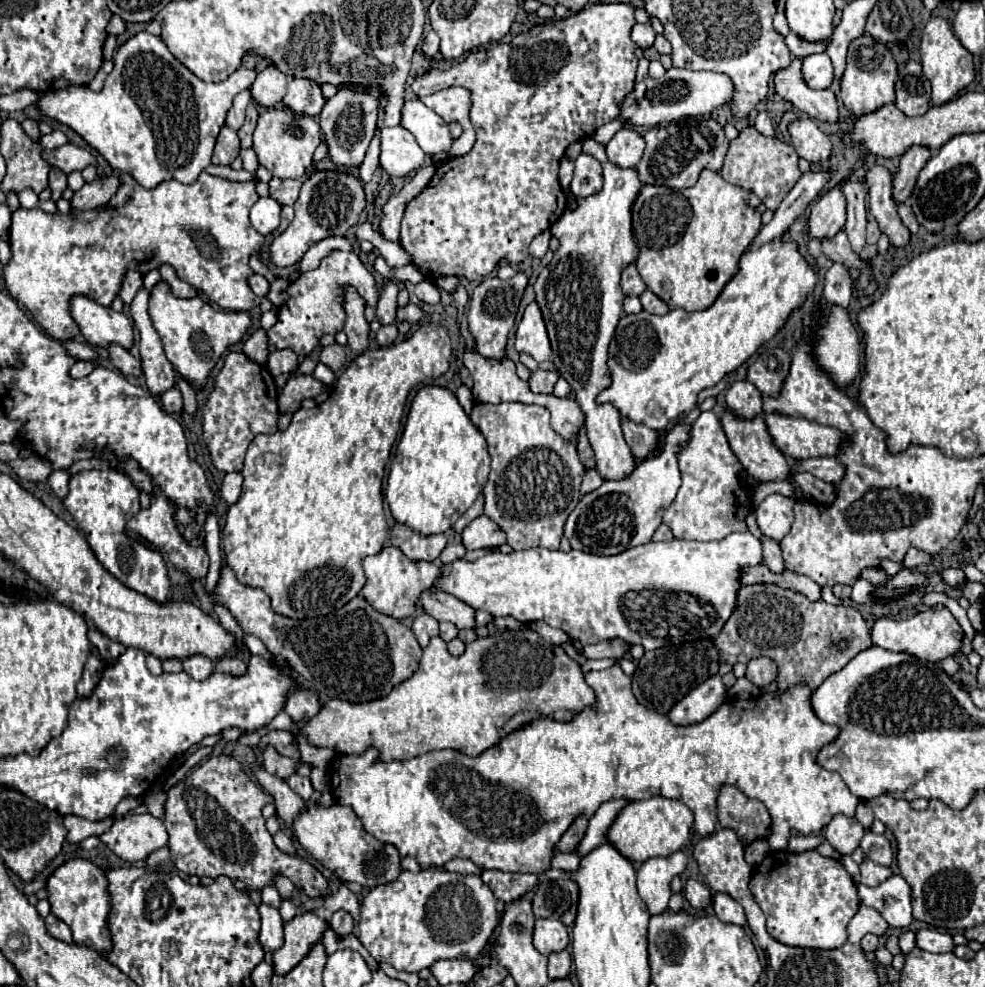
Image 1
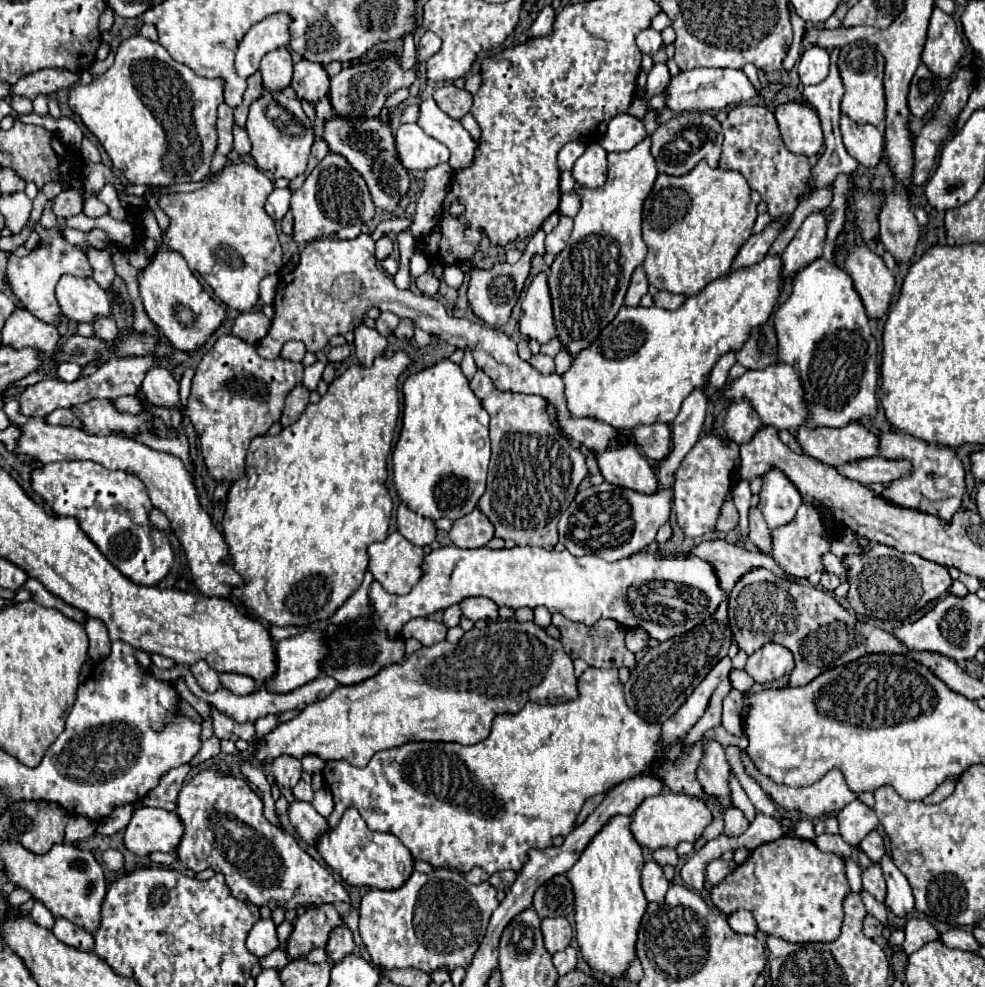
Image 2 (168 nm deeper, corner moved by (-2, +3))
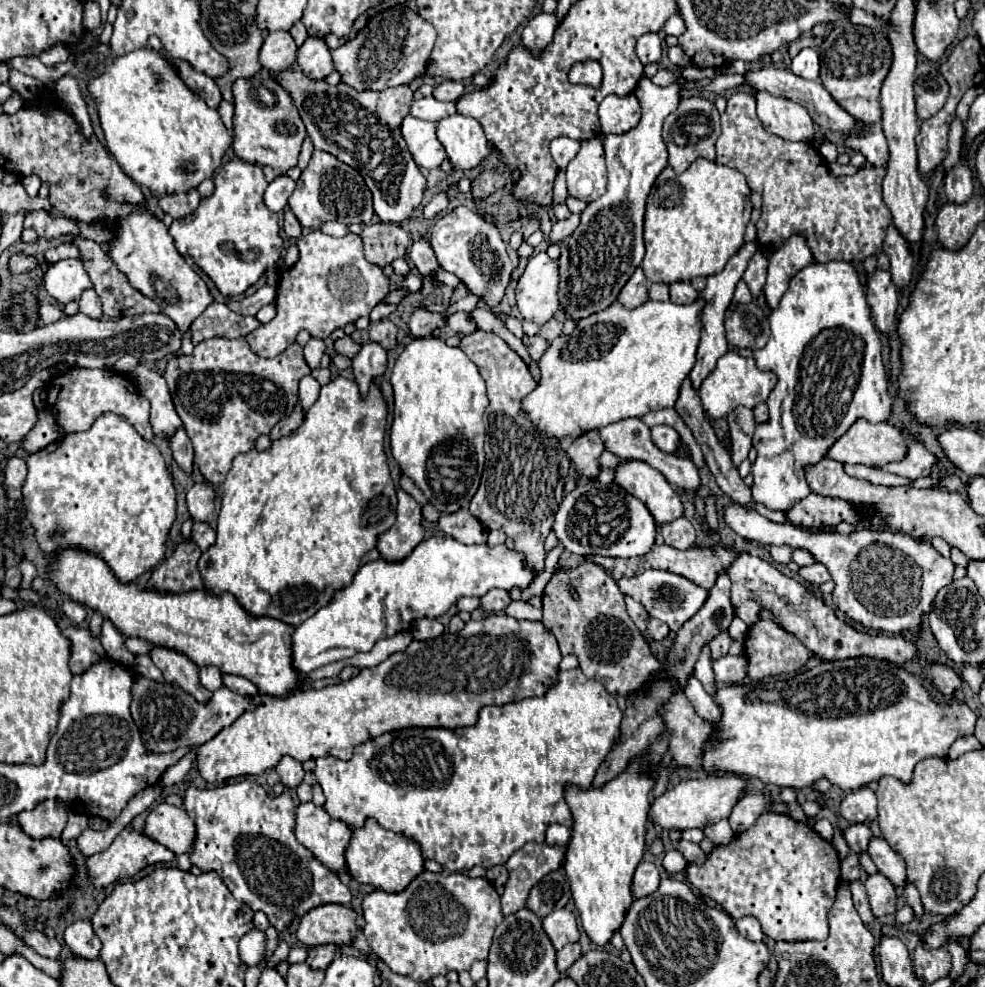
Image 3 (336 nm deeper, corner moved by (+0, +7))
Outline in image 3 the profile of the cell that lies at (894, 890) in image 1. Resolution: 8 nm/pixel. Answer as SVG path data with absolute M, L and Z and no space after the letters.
M871 838L867 854L879 868L883 876L887 876L895 886L905 886L905 860L899 852L895 852L885 838Z

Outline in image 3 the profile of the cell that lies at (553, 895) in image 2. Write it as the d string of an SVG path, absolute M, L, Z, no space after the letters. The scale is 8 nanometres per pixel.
M563 868L549 872L541 878L541 882L537 882L527 898L527 908L531 912L535 912L539 918L545 918L547 914L551 914L557 908L565 908L565 904L571 898L571 890L569 890L569 880L563 872Z

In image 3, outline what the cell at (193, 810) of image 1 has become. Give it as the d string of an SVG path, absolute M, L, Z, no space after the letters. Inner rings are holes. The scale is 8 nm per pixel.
M251 780L225 784L213 790L187 788L185 812L197 826L191 864L203 872L217 872L231 894L249 904L251 910L267 914L269 924L281 932L295 918L311 908L337 902L349 904L351 892L335 872L323 866L295 838L295 802L289 792L269 796L265 788ZM311 854L311 870L309 870Z

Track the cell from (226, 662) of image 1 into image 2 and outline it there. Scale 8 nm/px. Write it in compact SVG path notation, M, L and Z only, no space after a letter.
M221 672L219 674L219 680L221 680L221 686L231 690L233 694L237 696L247 696L251 692L255 692L257 688L257 682L245 674L233 674L233 672Z

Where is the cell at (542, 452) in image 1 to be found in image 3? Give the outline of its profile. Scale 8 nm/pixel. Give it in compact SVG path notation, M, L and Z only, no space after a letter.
M485 330L463 336L459 348L477 364L489 396L489 406L485 410L487 460L479 490L471 498L469 512L487 530L501 528L509 538L513 538L515 550L525 556L525 564L539 572L545 562L543 542L551 532L555 512L561 504L563 484L571 462L561 442L541 434L521 414L521 398L525 398L525 394L535 386L523 358L511 350L501 336Z

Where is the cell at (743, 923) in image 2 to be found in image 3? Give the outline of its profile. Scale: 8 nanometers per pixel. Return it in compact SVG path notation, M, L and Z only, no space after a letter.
M745 916L745 918L739 918L735 924L737 924L737 930L739 930L745 938L749 938L749 940L753 940L753 942L761 942L761 940L763 940L761 924L759 924L757 918Z

